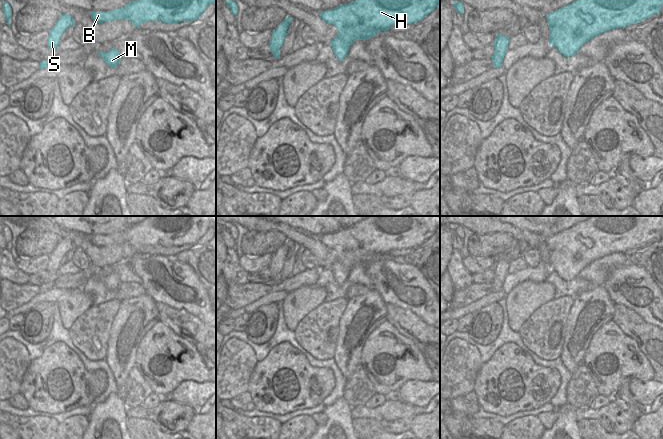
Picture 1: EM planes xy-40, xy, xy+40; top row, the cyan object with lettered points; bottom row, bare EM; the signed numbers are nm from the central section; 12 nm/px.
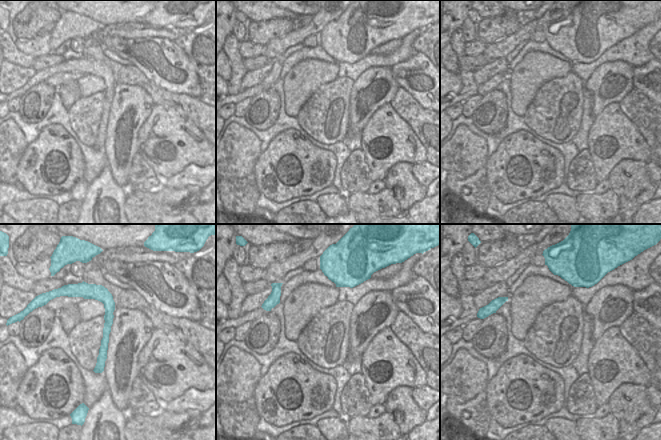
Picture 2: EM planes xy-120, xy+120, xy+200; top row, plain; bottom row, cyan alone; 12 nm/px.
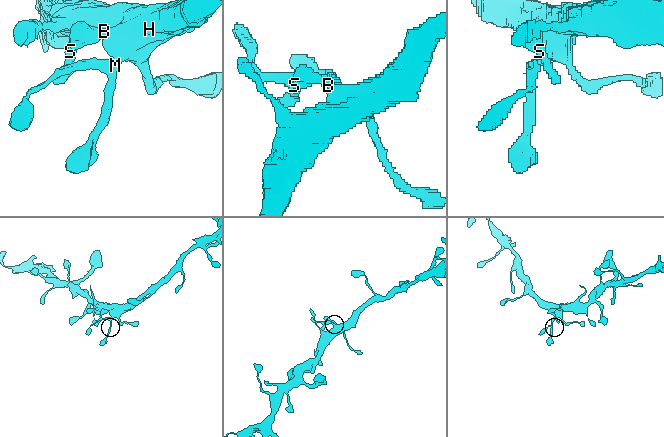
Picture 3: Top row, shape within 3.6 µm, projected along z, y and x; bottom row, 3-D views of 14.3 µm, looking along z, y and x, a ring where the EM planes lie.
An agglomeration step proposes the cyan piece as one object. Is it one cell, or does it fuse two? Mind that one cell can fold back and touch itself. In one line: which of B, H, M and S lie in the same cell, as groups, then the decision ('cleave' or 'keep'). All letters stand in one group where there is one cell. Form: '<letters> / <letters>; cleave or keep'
B H M S; keep

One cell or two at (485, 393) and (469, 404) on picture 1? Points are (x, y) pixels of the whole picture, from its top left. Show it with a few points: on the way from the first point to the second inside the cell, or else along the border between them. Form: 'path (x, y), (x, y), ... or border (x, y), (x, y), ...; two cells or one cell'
border (473, 390), (480, 407); two cells

